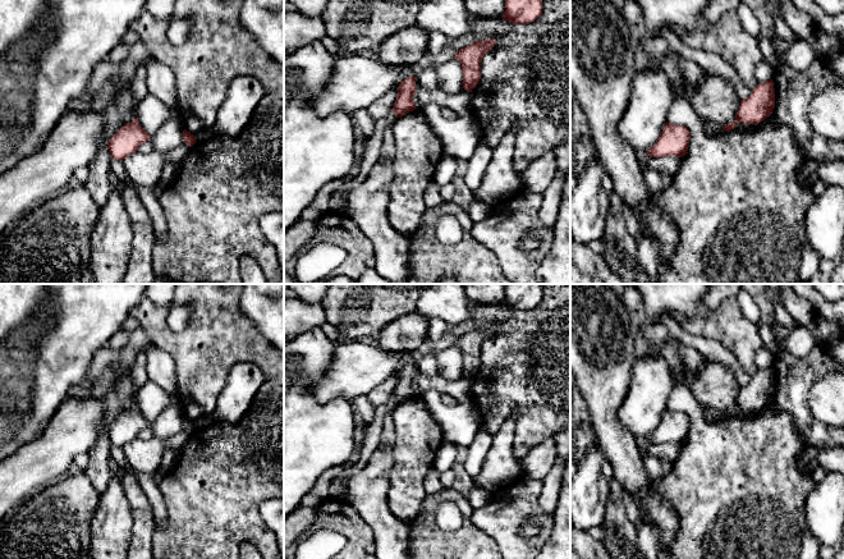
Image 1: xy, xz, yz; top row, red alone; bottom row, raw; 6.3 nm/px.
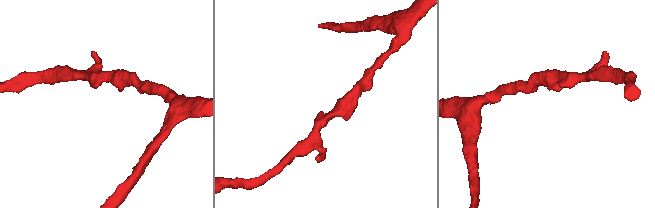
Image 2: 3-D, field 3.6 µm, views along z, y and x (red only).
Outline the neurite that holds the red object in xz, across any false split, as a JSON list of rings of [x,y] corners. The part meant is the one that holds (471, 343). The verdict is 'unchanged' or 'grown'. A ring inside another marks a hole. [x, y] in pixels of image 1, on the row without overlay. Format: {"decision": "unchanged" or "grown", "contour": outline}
{"decision": "unchanged", "contour": [[[494,325],[474,327],[455,340],[454,345],[462,350],[463,375],[465,377],[472,379],[478,371],[481,366],[482,344],[492,336],[495,327]]]}

